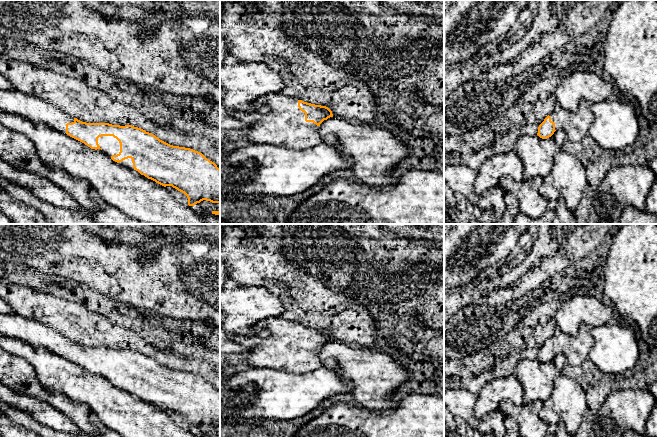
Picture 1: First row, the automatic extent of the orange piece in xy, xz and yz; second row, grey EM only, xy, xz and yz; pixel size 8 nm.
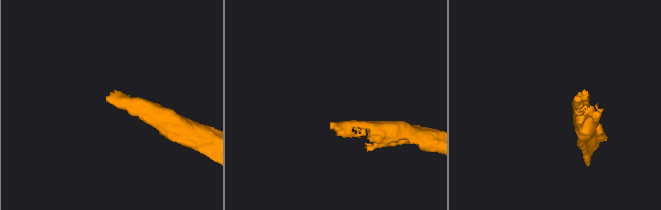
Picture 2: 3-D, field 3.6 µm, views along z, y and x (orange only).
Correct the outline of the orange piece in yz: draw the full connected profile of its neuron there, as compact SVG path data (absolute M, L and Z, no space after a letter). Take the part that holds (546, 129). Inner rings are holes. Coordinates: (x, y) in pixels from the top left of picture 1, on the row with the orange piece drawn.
M581 100L579 108L574 112L569 112L556 105L539 125L537 135L542 139L547 139L555 131L563 130L570 141L583 140L588 135L588 130L593 123L593 113L590 106L588 101Z

